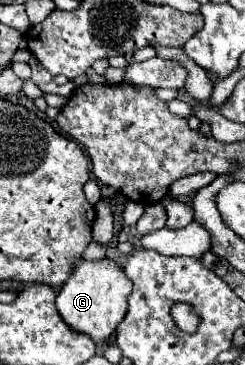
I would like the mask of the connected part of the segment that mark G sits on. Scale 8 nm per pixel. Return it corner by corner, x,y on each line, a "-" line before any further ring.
80,259
80,263
76,263
74,273
62,285
56,297
56,309
62,321
72,331
88,335
96,345
106,345
108,339
114,335
116,325
126,315
126,299
130,291
132,283
128,283
128,277
112,259
102,259
102,261

